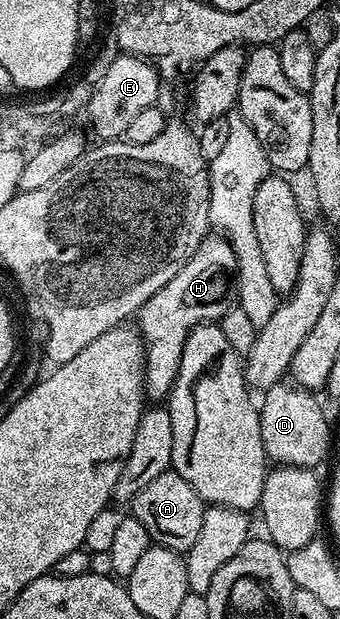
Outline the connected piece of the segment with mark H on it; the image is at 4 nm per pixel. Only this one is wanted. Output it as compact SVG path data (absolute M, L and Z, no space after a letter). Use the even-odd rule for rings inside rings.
M220 235L205 236L195 253L164 287L149 298L138 310L138 332L146 348L143 350L142 380L144 391L153 402L160 403L172 391L180 370L184 344L192 330L205 324L219 322L228 312L228 292L233 292L236 277L236 256L230 243Z

